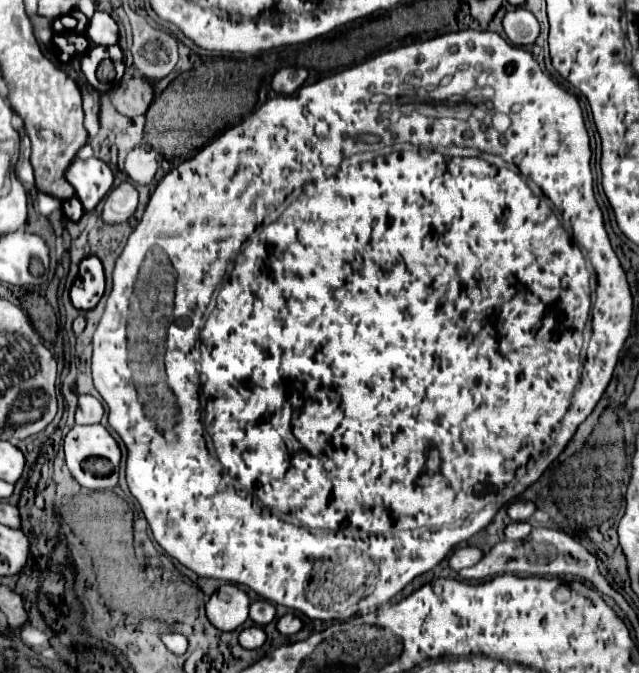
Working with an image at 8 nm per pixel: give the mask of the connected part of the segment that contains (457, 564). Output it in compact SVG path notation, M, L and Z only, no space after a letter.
M462 547L462 549L456 549L456 551L450 555L448 565L450 565L450 569L460 571L460 569L464 569L464 567L476 565L478 559L482 559L482 551L480 551L480 549L474 549L474 547Z

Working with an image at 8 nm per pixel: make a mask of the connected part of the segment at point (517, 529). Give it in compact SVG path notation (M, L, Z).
M510 523L510 525L504 529L506 539L510 539L510 541L520 541L520 539L524 539L526 535L530 535L530 531L532 531L530 523Z

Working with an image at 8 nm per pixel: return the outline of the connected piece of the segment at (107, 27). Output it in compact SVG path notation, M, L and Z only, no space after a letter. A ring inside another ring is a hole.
M96 11L92 15L92 19L88 21L86 37L94 45L116 45L118 43L118 25L108 13Z

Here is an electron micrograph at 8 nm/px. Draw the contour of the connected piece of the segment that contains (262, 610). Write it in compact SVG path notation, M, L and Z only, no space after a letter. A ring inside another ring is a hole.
M258 599L250 605L250 619L258 625L268 625L276 615L276 607L272 605L272 601L264 601Z

